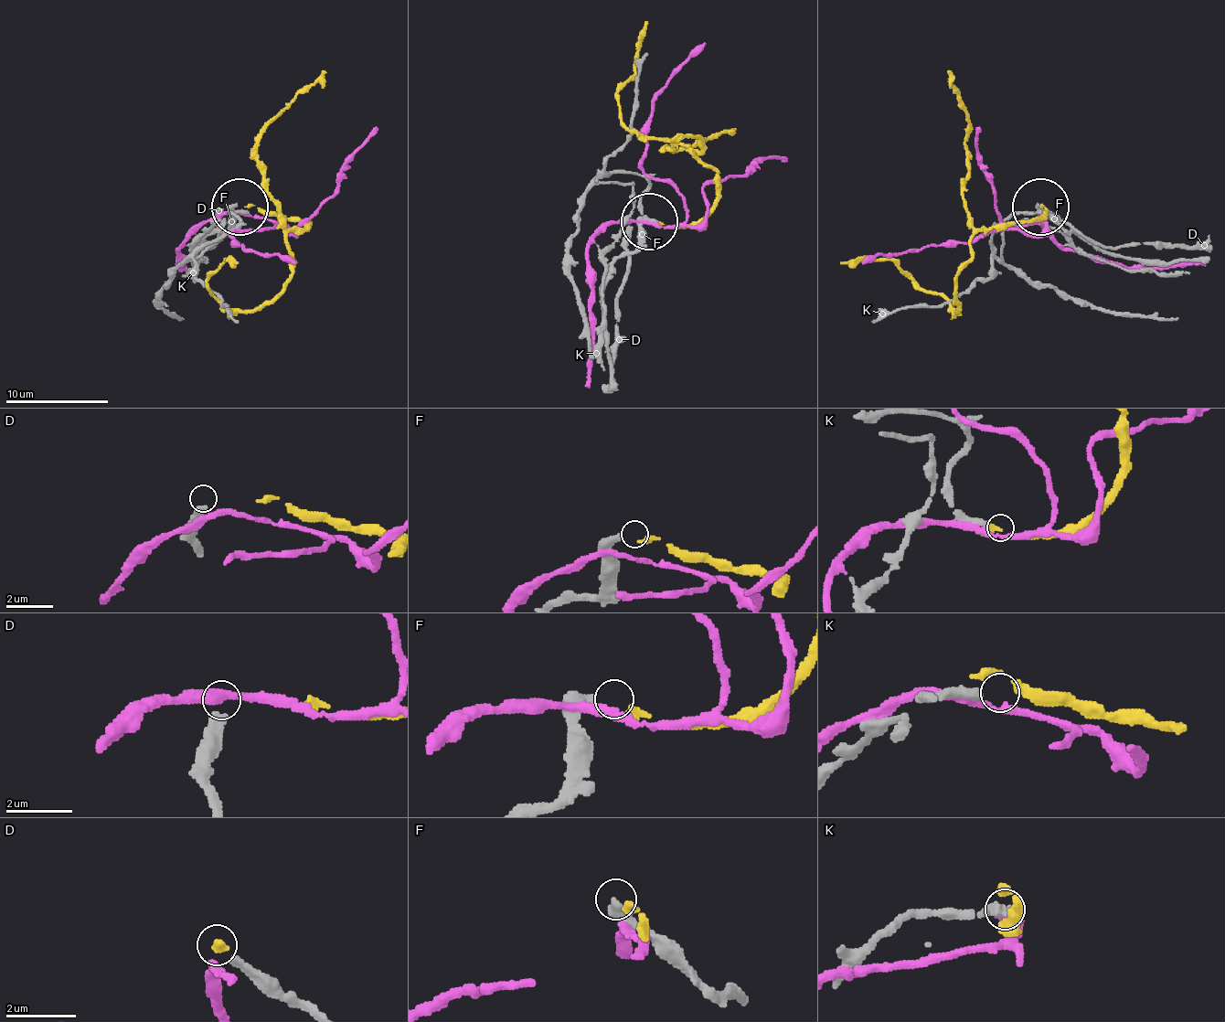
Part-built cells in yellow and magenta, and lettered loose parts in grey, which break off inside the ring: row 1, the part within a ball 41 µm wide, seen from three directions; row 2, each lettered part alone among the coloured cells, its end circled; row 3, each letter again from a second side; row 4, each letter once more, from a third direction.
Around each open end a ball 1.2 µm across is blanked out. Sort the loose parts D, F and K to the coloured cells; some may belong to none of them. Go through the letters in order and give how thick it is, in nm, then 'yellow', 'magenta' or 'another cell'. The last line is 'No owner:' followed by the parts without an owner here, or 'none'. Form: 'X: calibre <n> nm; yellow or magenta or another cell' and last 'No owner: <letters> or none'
D: calibre 320 nm; another cell
F: calibre 400 nm; yellow
K: calibre 320 nm; another cell
No owner: D, K

